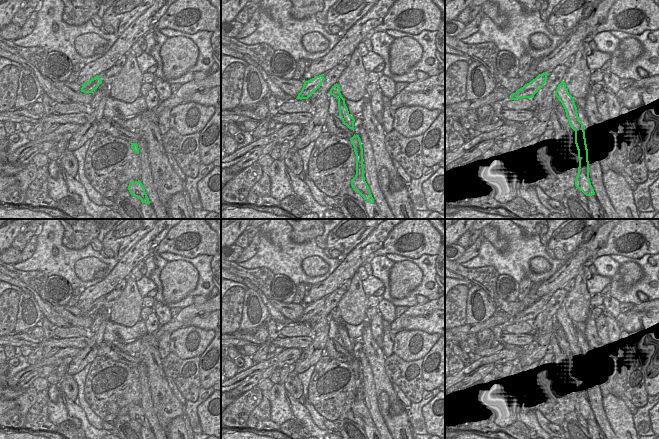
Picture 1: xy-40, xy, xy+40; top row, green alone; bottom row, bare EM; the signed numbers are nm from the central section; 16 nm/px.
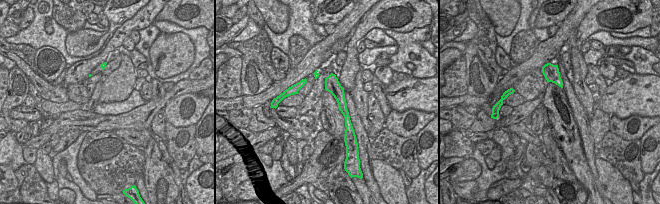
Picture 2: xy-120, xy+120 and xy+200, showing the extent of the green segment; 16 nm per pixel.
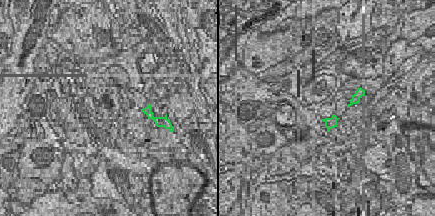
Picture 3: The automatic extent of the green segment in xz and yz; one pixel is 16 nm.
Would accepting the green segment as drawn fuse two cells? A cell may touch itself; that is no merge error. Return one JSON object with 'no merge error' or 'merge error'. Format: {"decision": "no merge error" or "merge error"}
{"decision": "merge error"}

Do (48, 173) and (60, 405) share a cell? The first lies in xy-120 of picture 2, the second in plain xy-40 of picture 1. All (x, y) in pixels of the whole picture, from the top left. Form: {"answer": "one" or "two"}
{"answer": "two"}

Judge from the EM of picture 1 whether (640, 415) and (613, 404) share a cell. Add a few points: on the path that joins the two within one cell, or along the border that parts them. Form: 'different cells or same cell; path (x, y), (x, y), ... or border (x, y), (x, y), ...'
different cells; border (632, 413), (635, 428)

